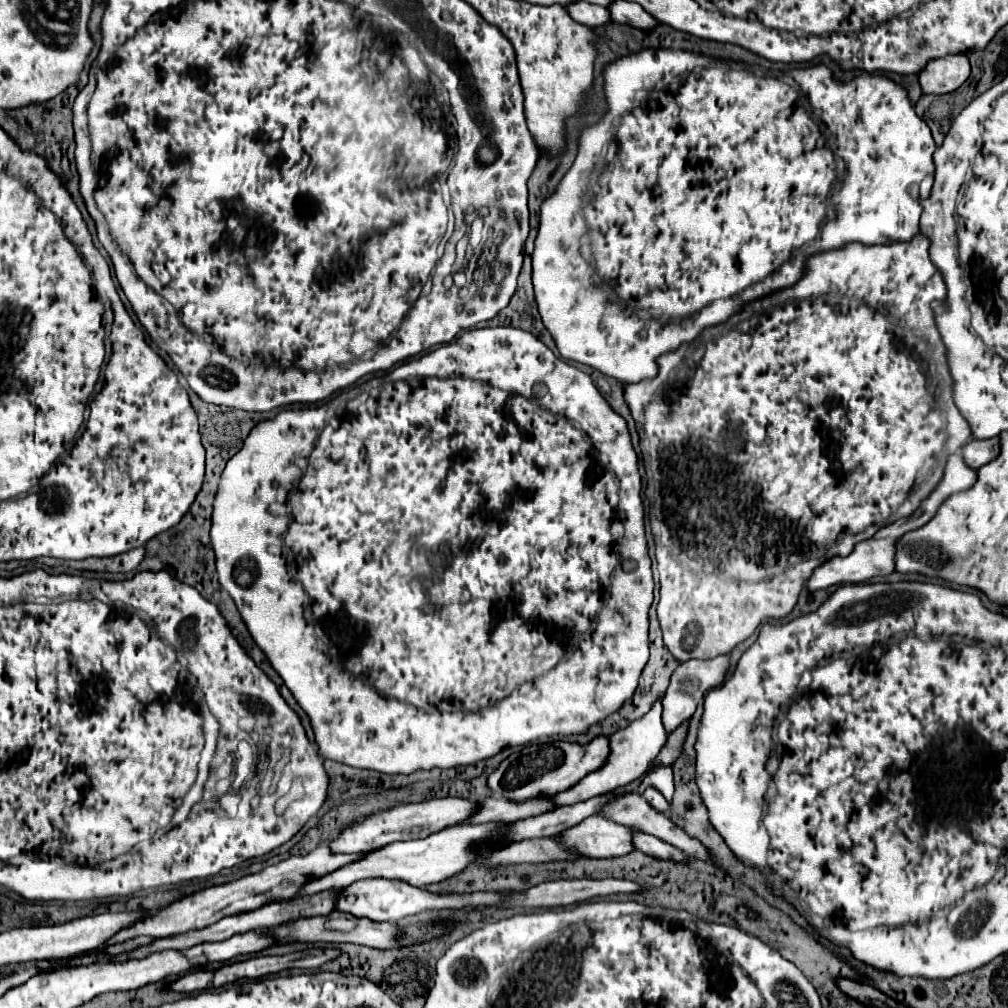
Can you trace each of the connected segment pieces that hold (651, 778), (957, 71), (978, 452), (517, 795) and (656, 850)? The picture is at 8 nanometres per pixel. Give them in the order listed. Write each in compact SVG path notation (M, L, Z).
M654 764L654 766L650 768L650 772L646 772L644 782L638 786L640 792L644 792L646 786L654 786L654 788L658 788L658 790L666 796L666 800L670 802L670 800L672 800L672 794L674 794L672 768L666 766L666 764Z
M954 54L930 60L918 74L922 94L946 94L956 90L970 76L966 54Z
M990 438L990 440L970 440L968 444L962 446L962 458L966 462L966 466L978 470L980 466L992 462L1000 452L1000 444L998 438Z
M606 736L594 738L590 744L570 744L564 740L548 740L540 744L524 746L520 752L510 754L490 776L488 776L488 788L496 794L500 792L506 800L512 802L524 802L532 800L536 796L554 796L570 786L574 786L582 776L598 770L602 766L602 760L606 760L608 744Z
M634 832L632 844L636 850L642 850L646 854L658 856L658 858L672 858L672 860L686 860L686 854L662 840L658 840L656 836L644 834L644 832Z

